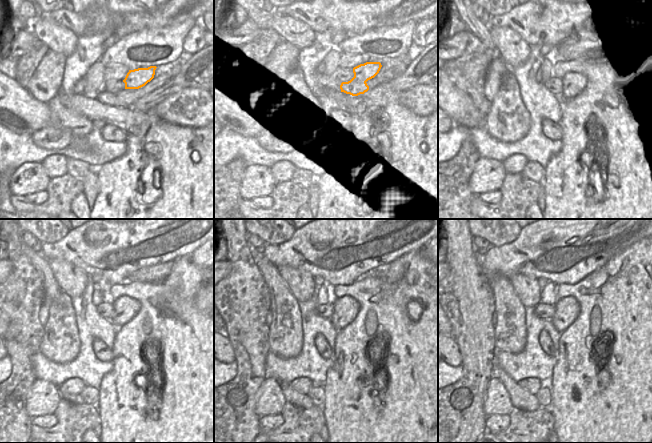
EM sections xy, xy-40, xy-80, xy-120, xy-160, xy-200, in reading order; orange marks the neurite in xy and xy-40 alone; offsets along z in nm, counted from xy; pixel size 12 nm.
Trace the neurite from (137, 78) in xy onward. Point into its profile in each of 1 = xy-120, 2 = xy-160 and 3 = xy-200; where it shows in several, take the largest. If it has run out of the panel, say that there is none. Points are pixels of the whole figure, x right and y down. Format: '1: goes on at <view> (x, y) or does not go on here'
1: goes on at xy-120 (125, 308)
2: goes on at xy-160 (346, 308)
3: goes on at xy-200 (567, 309)

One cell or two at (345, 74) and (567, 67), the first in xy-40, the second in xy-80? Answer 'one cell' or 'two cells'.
one cell

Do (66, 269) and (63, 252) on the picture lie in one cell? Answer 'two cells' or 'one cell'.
two cells

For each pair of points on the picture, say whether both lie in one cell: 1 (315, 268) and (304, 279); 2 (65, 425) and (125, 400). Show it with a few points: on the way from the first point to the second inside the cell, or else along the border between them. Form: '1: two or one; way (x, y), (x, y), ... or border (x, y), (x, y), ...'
1: two; border (288, 265), (307, 271), (313, 277)
2: two; border (95, 405), (100, 423)

